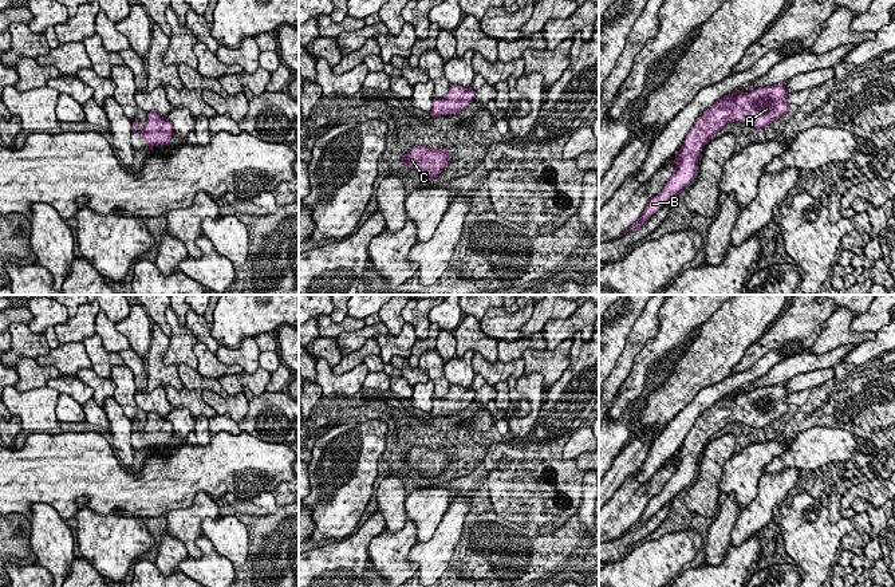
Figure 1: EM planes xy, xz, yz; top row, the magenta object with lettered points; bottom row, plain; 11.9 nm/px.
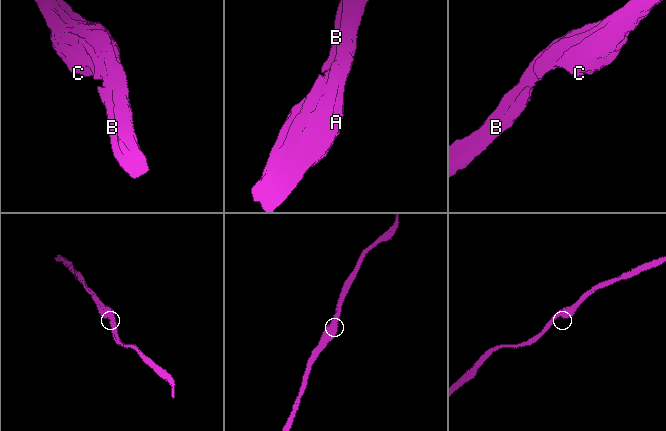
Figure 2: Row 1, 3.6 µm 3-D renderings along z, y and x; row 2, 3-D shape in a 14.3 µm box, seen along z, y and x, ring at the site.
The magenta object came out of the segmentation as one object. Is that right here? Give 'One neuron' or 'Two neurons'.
One neuron

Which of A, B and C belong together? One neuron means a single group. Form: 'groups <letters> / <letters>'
groups A B C

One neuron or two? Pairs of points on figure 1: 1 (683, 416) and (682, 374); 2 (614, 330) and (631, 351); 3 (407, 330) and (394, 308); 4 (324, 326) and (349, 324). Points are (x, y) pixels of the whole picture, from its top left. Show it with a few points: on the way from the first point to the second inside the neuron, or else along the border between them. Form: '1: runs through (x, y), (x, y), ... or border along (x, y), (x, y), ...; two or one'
1: border along (706, 387), (661, 430); two
2: border along (639, 315), (612, 369); two
3: border along (405, 322), (397, 334), (389, 334); two
4: runs through (330, 327), (343, 326); one

